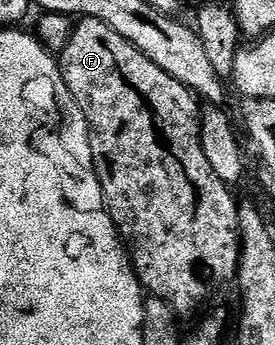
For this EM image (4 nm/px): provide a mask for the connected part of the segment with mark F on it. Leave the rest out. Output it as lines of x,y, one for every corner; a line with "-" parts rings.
80,18
73,29
73,37
69,37
69,45
58,56
59,68
63,71
63,80
73,93
77,105
85,113
87,126
91,132
91,152
95,162
95,172
103,190
103,201
127,254
131,257
131,266
135,268
135,276
143,284
144,292
165,300
179,317
191,315
214,291
222,289
226,283
234,284
239,274
239,203
231,196
232,188
217,173
213,173
213,165
209,165
205,157
205,149
201,143
201,103
196,94
181,81
175,80
165,70
158,68
145,53
139,52
125,37
103,21
95,18

